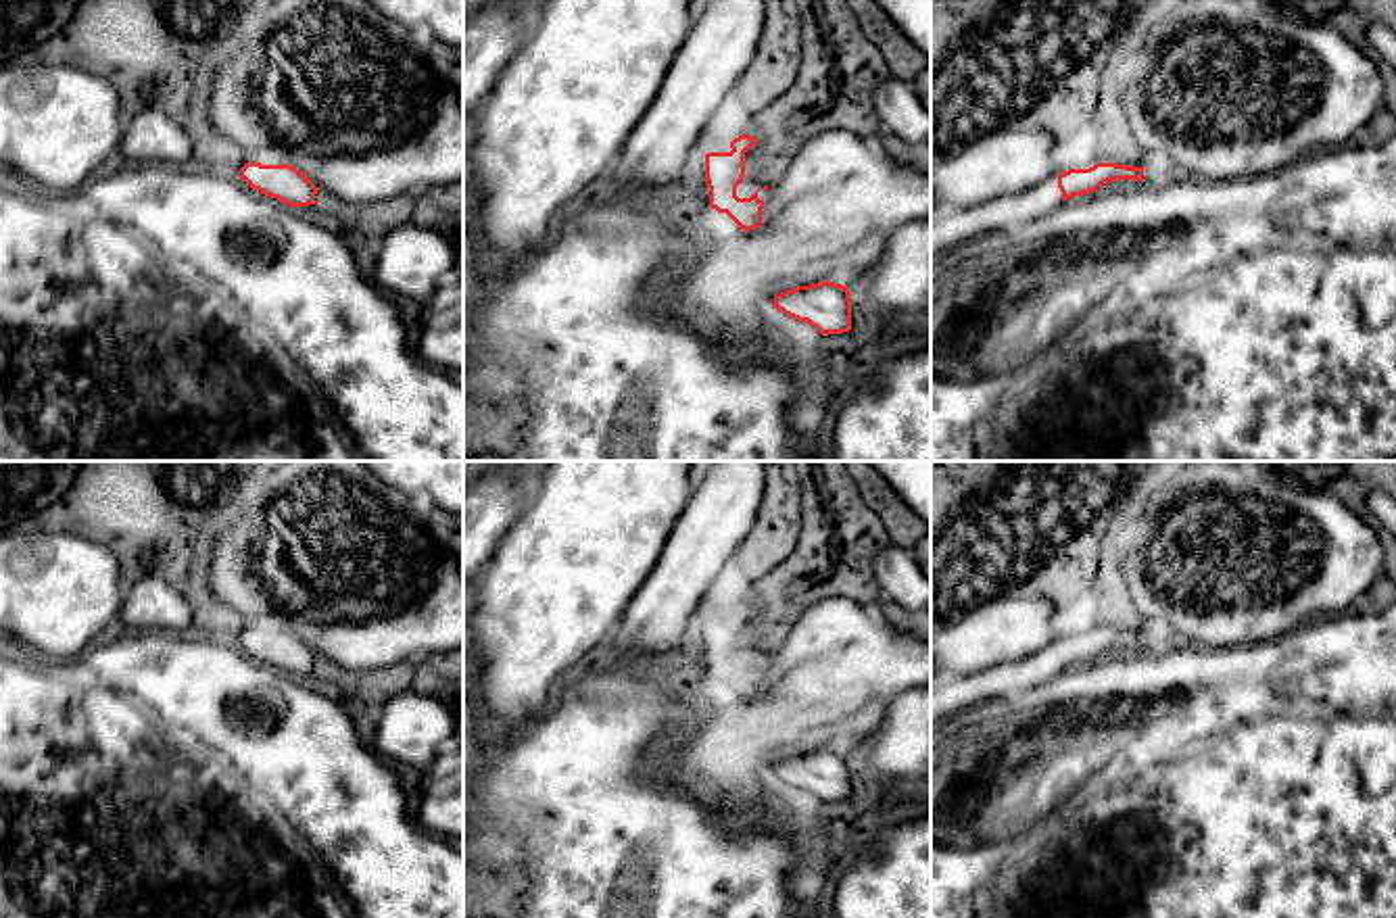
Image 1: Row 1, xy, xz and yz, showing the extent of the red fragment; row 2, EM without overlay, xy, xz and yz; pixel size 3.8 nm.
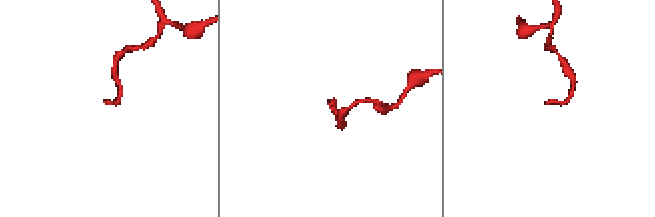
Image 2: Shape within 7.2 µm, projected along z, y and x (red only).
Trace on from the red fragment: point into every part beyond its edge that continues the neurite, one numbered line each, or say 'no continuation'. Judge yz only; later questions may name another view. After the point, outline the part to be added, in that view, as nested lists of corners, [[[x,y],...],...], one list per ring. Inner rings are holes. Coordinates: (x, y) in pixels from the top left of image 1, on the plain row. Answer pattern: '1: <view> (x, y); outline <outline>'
1: yz (956, 693); outline [[[1058,643],[979,674],[949,676],[931,682],[931,732],[947,718],[989,699],[1014,699],[1027,688],[1062,672]]]

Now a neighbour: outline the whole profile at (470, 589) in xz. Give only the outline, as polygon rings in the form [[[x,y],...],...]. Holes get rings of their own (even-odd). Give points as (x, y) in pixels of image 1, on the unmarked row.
[[[490,561],[482,565],[476,578],[472,578],[470,582],[463,582],[463,657],[467,657],[467,651],[472,645],[470,624],[480,603],[480,582],[488,563]]]

